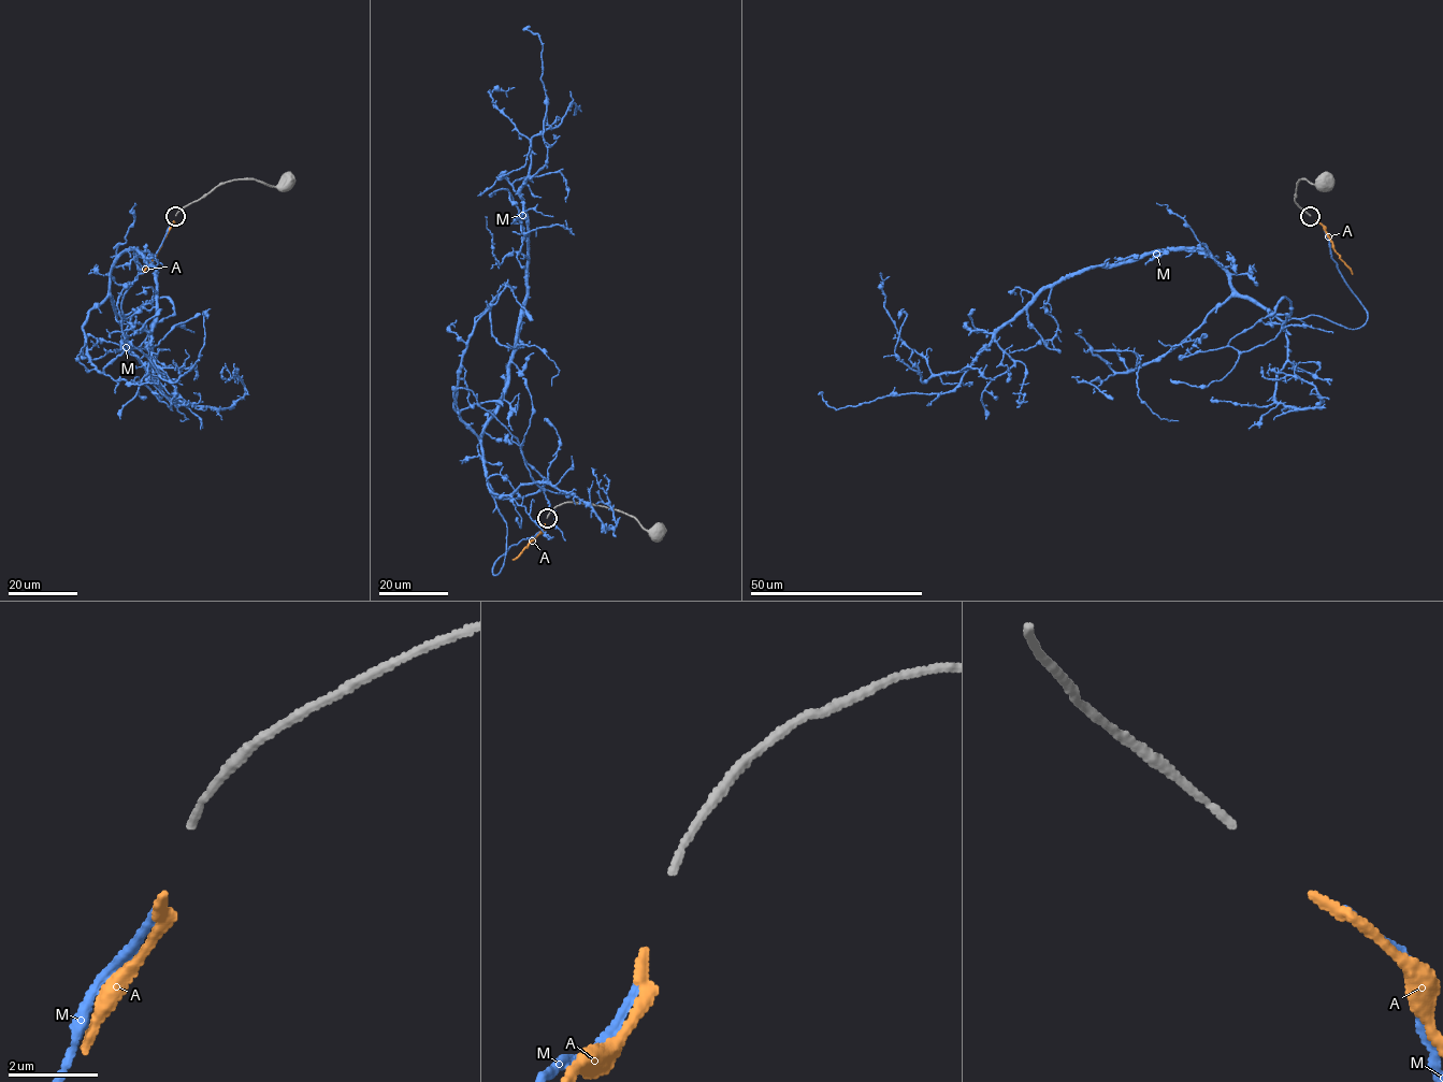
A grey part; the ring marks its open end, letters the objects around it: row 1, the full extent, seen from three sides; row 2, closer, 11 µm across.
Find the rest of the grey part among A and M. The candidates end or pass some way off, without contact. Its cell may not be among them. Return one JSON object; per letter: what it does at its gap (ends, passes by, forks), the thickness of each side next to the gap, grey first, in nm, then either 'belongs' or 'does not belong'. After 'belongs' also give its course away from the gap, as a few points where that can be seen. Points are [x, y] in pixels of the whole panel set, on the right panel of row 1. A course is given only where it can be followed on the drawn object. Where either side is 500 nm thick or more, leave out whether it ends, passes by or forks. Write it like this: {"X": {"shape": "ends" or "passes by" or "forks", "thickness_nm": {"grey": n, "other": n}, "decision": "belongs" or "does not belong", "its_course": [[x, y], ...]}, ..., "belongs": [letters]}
{"A": {"shape": "ends", "thickness_nm": {"grey": 150, "other": 220}, "decision": "belongs", "its_course": [[1316, 220], [1352, 274]]}, "M": {"shape": "ends", "thickness_nm": {"grey": 150, "other": 150}, "decision": "does not belong"}, "belongs": ["A"]}

